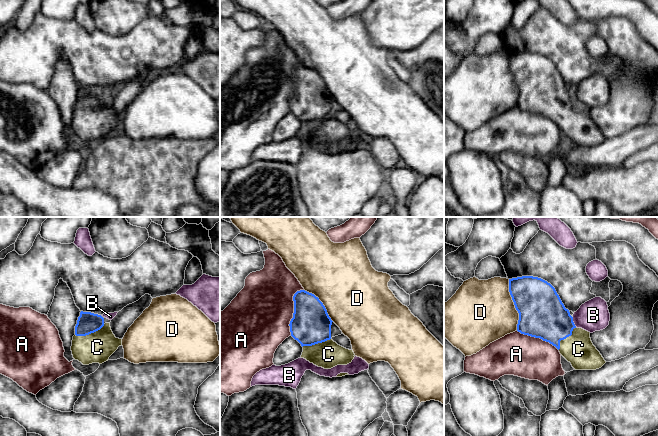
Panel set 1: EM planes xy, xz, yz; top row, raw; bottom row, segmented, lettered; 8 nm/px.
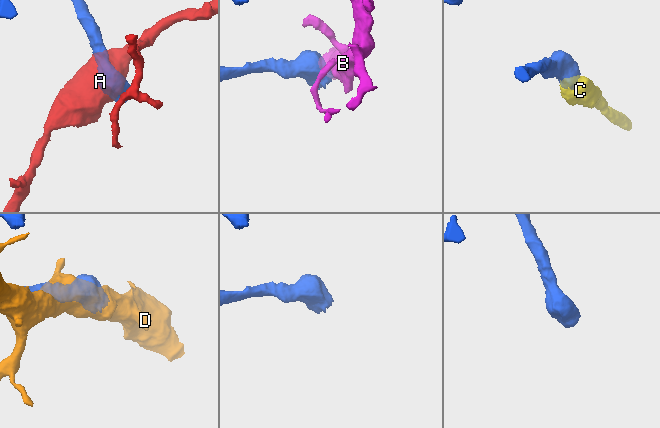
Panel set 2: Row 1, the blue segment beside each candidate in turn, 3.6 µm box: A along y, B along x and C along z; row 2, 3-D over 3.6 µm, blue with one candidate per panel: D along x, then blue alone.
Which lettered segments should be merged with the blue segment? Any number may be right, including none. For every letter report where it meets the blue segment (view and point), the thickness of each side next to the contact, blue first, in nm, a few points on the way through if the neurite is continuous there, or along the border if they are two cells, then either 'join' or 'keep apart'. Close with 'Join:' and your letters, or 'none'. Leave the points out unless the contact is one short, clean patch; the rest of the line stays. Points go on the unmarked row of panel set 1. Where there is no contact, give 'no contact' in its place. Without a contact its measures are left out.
A: contact xz (294, 86); calibres 320 and 480 nm; keep apart
B: contact yz (573, 98); calibres 360 and 240 nm; border yz (572, 93), (572, 97), (576, 102); keep apart
C: contact xy (89, 109); calibres 170 and 240 nm; way xy (87, 99), (89, 101), (89, 109), (97, 123); join
D: contact yz (514, 80); calibres 380 and 480 nm; keep apart
Join: C

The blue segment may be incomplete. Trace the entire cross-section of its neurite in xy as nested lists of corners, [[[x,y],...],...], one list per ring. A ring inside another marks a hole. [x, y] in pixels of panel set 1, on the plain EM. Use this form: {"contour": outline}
{"contour": [[[80,88],[75,102],[71,127],[73,134],[83,141],[92,139],[102,140],[108,137],[109,133],[122,121],[122,115],[116,114],[113,110],[110,99],[105,99],[101,91],[91,88]]]}

